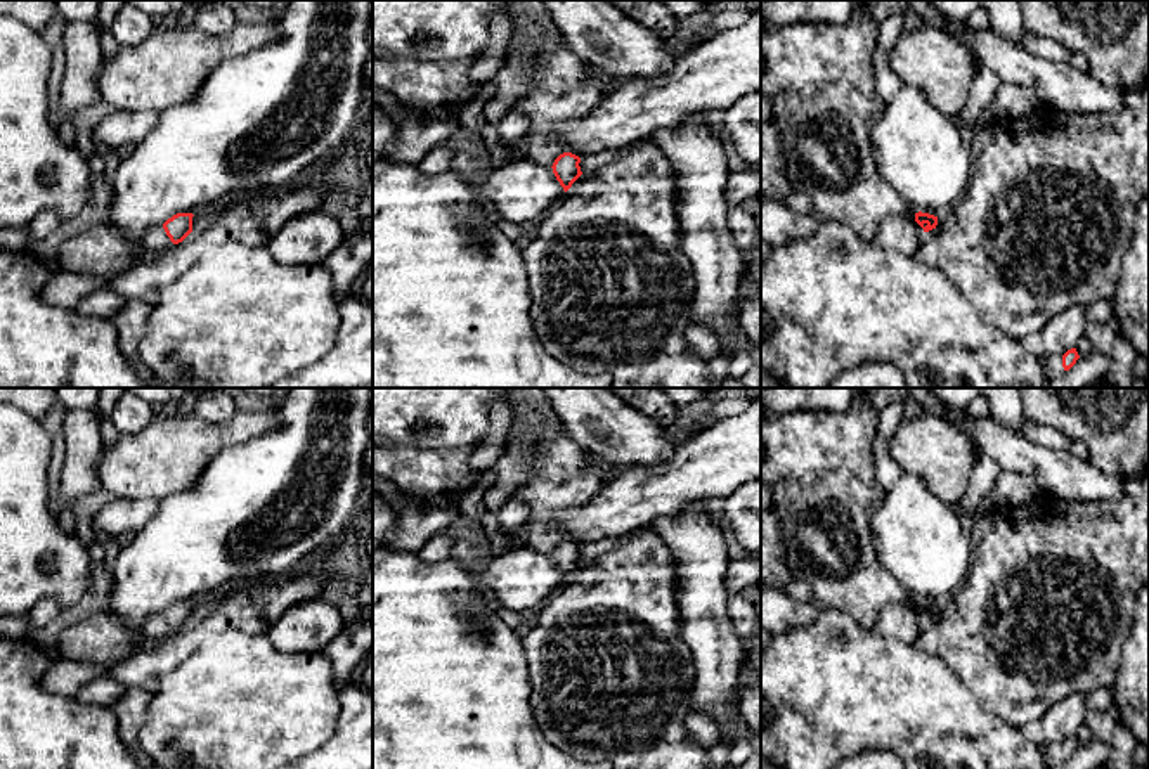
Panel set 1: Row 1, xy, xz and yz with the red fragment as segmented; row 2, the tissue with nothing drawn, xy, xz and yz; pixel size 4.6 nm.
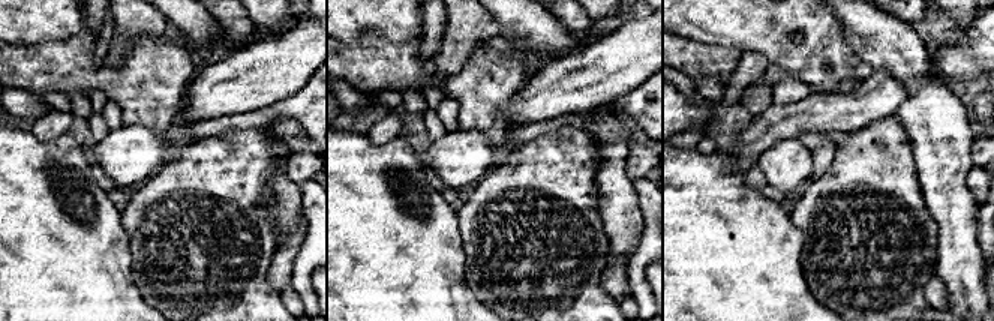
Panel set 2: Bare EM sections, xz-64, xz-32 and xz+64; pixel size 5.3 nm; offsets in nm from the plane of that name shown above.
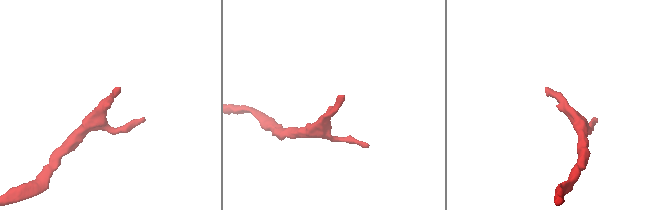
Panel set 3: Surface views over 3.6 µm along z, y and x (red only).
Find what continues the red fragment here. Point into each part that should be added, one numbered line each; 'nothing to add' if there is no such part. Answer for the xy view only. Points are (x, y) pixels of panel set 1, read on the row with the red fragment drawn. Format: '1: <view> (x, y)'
1: xy (156, 243)

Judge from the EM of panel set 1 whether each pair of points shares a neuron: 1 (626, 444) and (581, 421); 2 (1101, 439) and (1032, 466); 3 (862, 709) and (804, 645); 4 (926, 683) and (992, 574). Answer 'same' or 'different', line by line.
1: same
2: different
3: same
4: different

